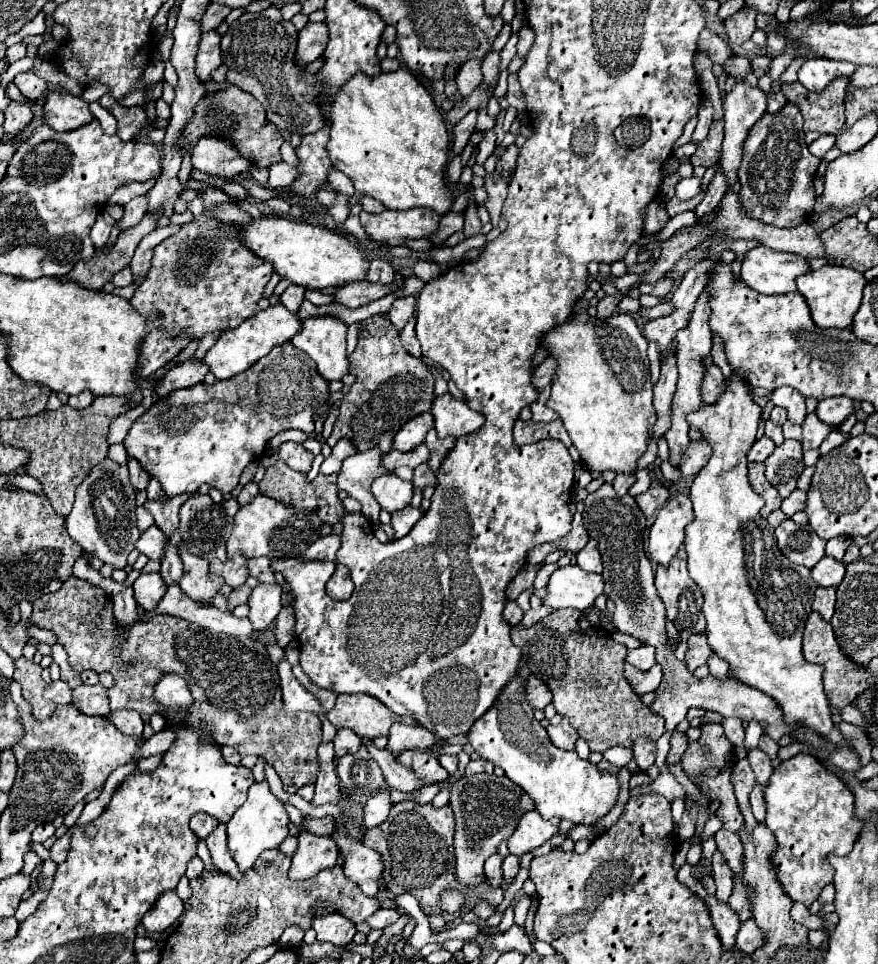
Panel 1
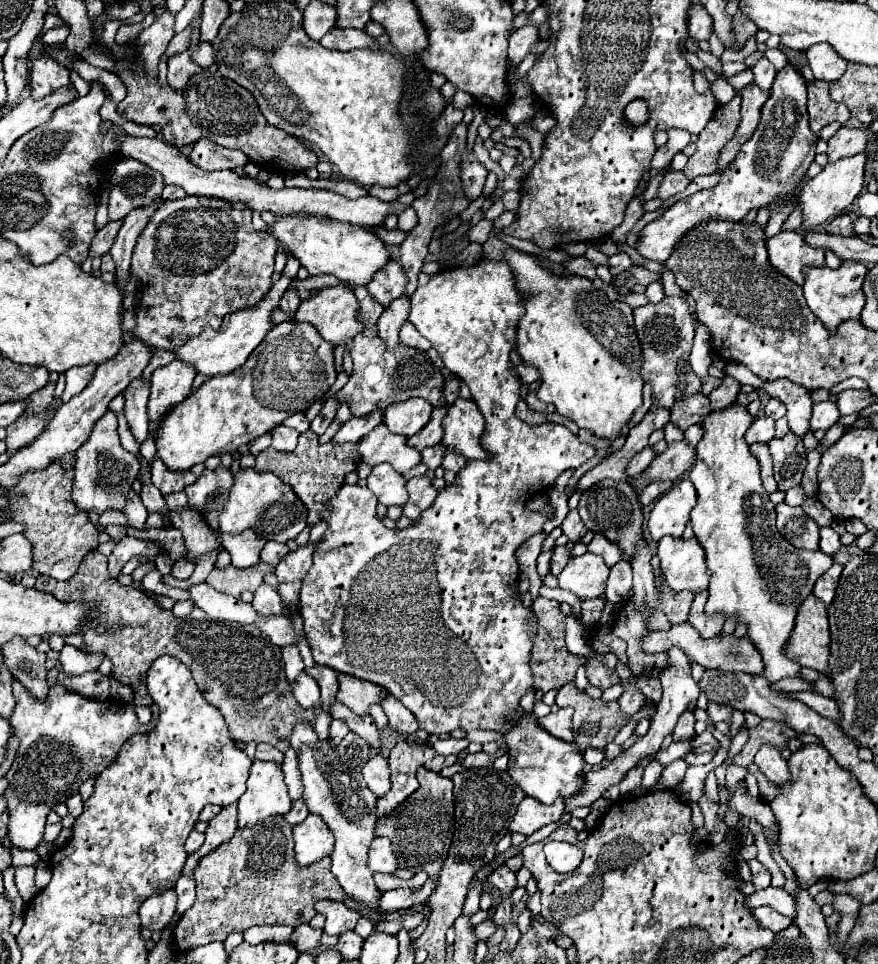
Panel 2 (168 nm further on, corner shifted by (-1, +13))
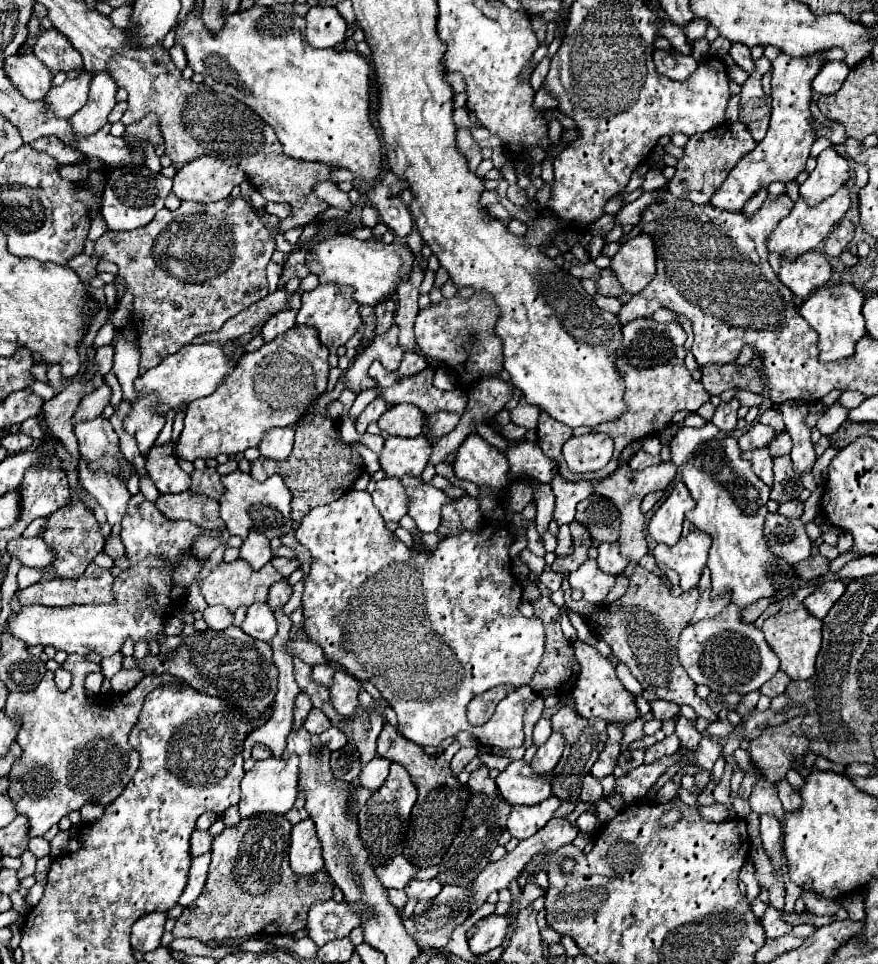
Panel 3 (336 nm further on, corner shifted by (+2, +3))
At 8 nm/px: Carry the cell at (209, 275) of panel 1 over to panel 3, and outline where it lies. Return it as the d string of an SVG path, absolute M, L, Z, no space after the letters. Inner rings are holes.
M228 197L216 203L184 201L176 211L160 209L160 213L154 215L146 227L118 233L106 231L96 241L94 255L120 267L120 277L126 281L134 297L132 325L138 333L138 345L142 353L140 367L152 369L166 355L172 355L180 347L192 343L196 335L218 331L224 321L264 299L270 293L266 265L274 249L274 237L266 223L256 215L252 205L242 197Z

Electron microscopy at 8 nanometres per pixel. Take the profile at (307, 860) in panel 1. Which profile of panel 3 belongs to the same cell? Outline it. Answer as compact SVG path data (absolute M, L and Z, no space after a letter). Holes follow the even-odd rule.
M304 819L292 827L292 839L290 839L290 867L296 875L314 875L324 869L322 861L322 851L320 851L320 841L316 839L316 827L312 819Z

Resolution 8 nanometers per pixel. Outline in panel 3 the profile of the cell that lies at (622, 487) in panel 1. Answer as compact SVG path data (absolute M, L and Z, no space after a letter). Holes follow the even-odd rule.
M638 451L638 453L634 453L632 455L632 459L630 459L630 467L632 469L646 469L646 467L650 467L650 465L658 465L660 463L660 457L652 457L652 455L648 455L648 453L644 453L644 451Z

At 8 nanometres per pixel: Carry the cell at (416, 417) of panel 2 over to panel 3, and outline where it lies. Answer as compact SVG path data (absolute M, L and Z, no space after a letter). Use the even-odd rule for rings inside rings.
M394 405L378 419L382 433L396 437L416 437L422 433L422 425L424 413L412 405Z

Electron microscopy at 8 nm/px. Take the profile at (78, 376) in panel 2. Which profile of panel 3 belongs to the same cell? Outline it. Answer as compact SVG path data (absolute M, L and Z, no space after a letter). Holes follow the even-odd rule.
M102 345L96 349L96 361L98 361L98 373L106 375L112 369L112 357L114 357L114 345Z

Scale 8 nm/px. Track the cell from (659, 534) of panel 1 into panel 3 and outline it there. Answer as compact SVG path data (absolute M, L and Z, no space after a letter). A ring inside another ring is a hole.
M678 479L674 483L674 489L668 493L664 503L658 507L658 511L652 515L648 523L648 533L656 543L676 545L682 533L682 521L684 513L694 507L694 499L686 485Z

